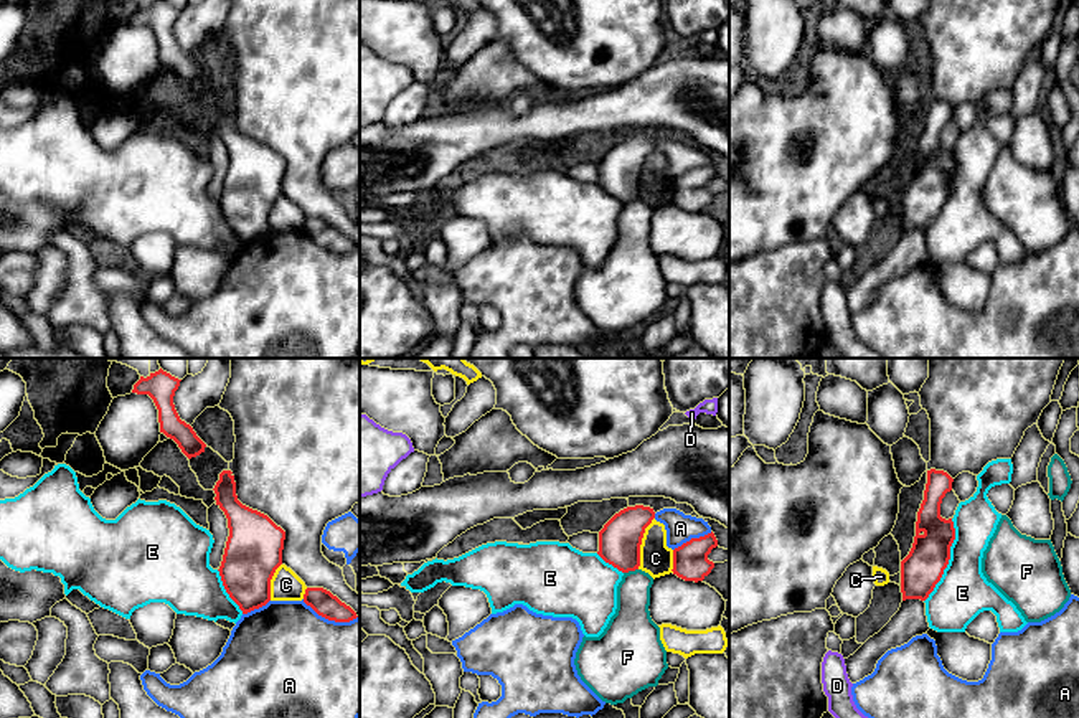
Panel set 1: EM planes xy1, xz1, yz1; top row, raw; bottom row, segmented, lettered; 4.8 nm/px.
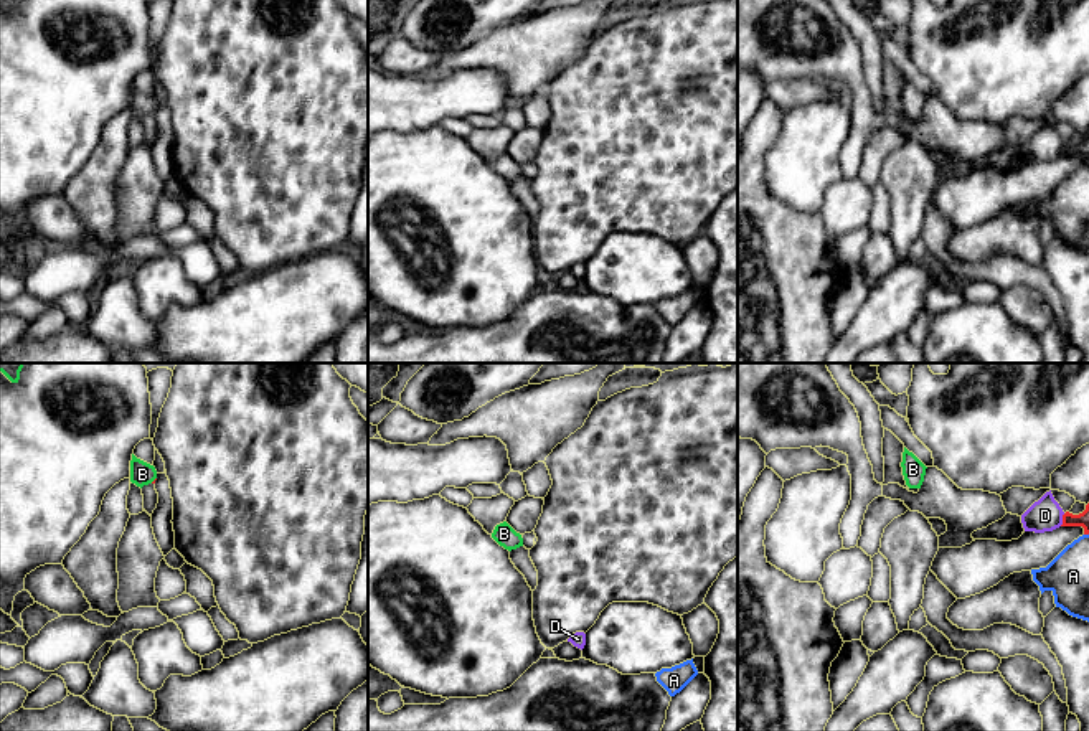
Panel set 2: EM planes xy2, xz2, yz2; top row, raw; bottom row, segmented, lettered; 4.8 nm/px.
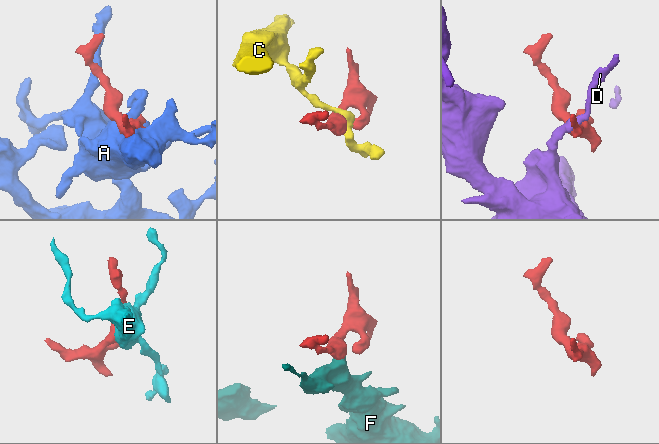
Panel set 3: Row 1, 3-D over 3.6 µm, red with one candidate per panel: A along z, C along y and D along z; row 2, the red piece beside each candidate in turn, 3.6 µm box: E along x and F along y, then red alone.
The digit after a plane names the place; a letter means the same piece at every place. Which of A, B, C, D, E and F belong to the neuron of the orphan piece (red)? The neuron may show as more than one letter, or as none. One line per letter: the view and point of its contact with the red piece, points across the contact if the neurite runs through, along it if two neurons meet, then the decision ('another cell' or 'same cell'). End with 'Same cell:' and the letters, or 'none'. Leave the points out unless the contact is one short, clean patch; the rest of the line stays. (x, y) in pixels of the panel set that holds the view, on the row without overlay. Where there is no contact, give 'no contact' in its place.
A: xy1 (330, 250) | another cell
B: xy2 (154, 111) | across xy2 (155, 109), (154, 111), (142, 104) | same cell
C: xz1 (640, 174) | another cell
D: yz2 (1063, 150) | along yz2 (1065, 144), (1060, 155) | another cell
E: yz1 (949, 188) | another cell
F: xz1 (631, 200) | along xz1 (637, 198), (624, 203) | another cell
Same cell: B

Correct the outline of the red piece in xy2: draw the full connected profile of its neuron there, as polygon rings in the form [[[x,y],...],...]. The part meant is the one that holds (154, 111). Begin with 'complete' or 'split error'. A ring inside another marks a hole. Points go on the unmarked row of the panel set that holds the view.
split error; [[[132,84],[130,112],[142,119],[144,116],[155,114],[155,109],[157,109],[155,97],[140,91],[140,89],[137,89]]]

